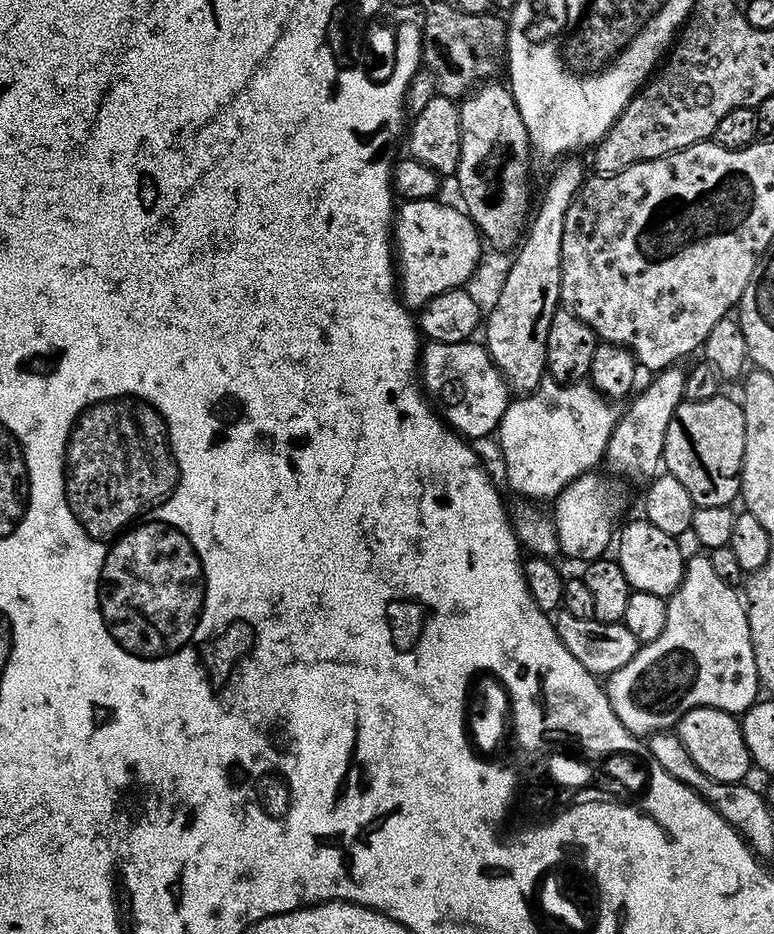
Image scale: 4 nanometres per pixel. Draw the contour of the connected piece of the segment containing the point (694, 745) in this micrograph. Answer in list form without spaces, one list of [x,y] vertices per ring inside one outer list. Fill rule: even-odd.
[[[689,707],[680,720],[678,735],[688,756],[696,764],[698,770],[718,784],[739,785],[750,769],[748,748],[744,745],[744,736],[731,711],[718,708]]]

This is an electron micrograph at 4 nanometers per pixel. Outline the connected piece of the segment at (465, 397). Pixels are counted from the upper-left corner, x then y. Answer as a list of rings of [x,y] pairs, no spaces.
[[[429,343],[422,352],[422,376],[423,372],[423,391],[430,397],[435,411],[443,417],[449,429],[455,430],[461,437],[467,438],[469,441],[480,440],[483,436],[490,435],[491,432],[493,435],[499,429],[500,421],[503,420],[504,415],[508,412],[510,403],[508,391],[510,391],[510,388],[505,379],[500,375],[495,362],[491,360],[491,356],[483,343]]]

